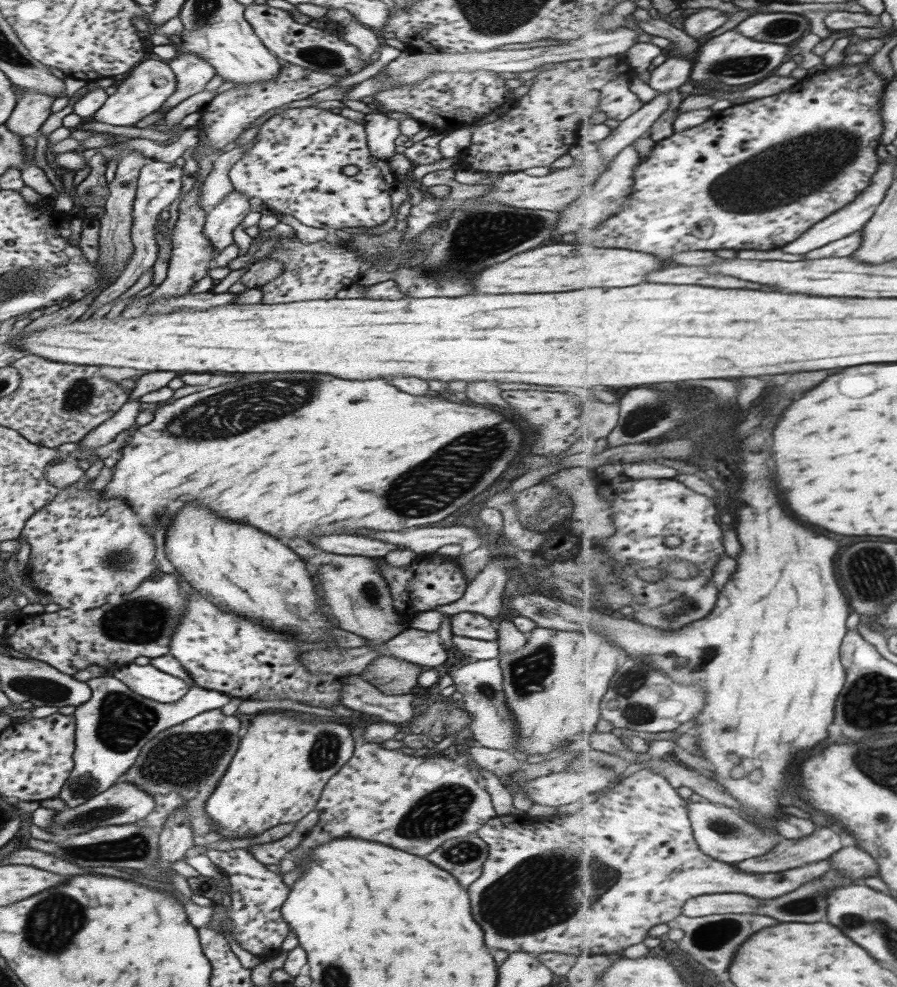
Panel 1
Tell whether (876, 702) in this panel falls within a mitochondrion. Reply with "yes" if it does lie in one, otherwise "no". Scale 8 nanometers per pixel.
yes

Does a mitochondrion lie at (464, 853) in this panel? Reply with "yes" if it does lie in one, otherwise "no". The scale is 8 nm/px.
yes

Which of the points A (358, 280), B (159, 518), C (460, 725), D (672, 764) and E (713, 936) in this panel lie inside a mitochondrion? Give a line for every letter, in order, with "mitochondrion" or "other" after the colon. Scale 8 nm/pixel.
A: other
B: other
C: other
D: other
E: mitochondrion

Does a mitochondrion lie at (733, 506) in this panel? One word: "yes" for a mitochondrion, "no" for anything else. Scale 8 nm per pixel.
no

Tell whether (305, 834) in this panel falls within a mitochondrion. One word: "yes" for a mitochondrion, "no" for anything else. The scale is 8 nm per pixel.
no

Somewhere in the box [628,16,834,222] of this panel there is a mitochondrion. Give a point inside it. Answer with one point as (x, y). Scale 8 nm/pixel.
(759, 63)

